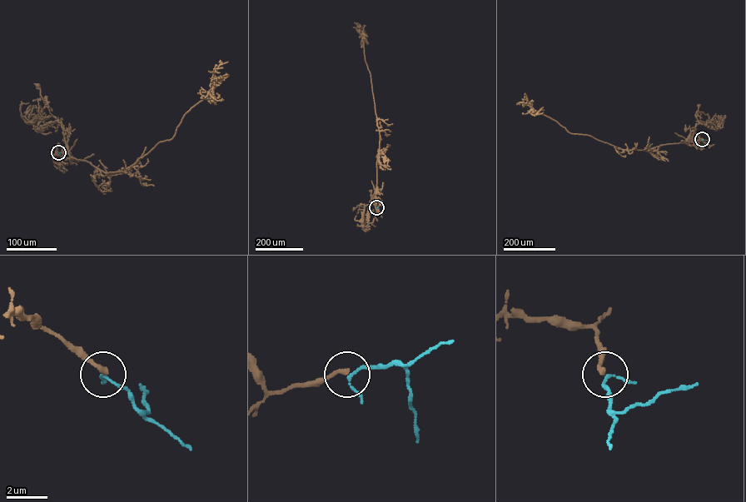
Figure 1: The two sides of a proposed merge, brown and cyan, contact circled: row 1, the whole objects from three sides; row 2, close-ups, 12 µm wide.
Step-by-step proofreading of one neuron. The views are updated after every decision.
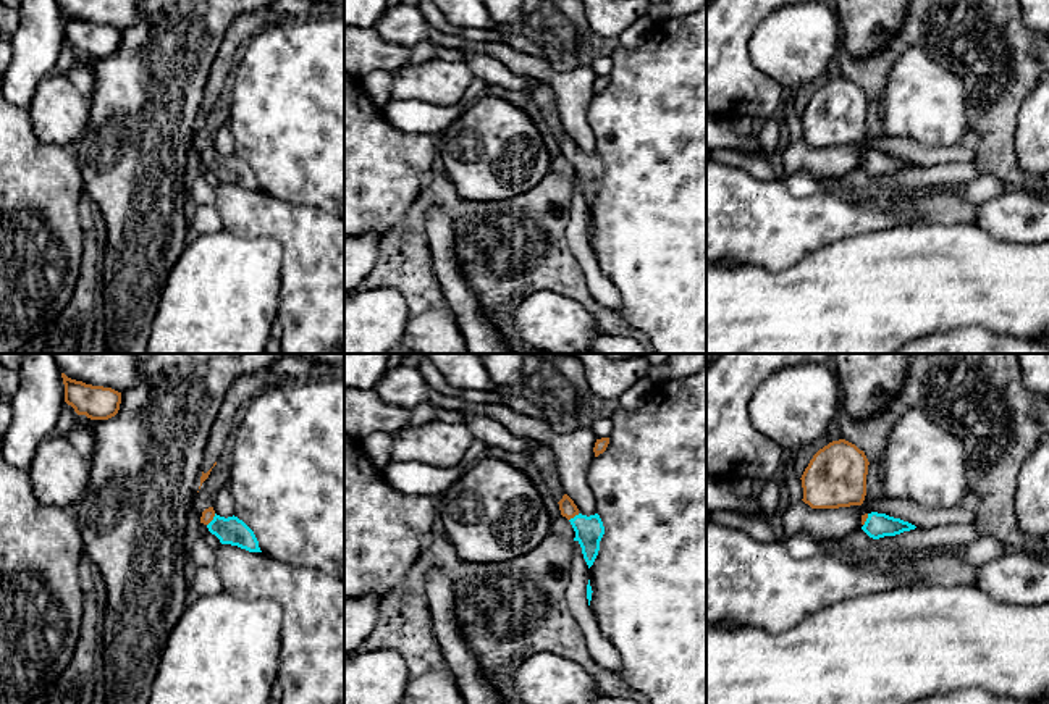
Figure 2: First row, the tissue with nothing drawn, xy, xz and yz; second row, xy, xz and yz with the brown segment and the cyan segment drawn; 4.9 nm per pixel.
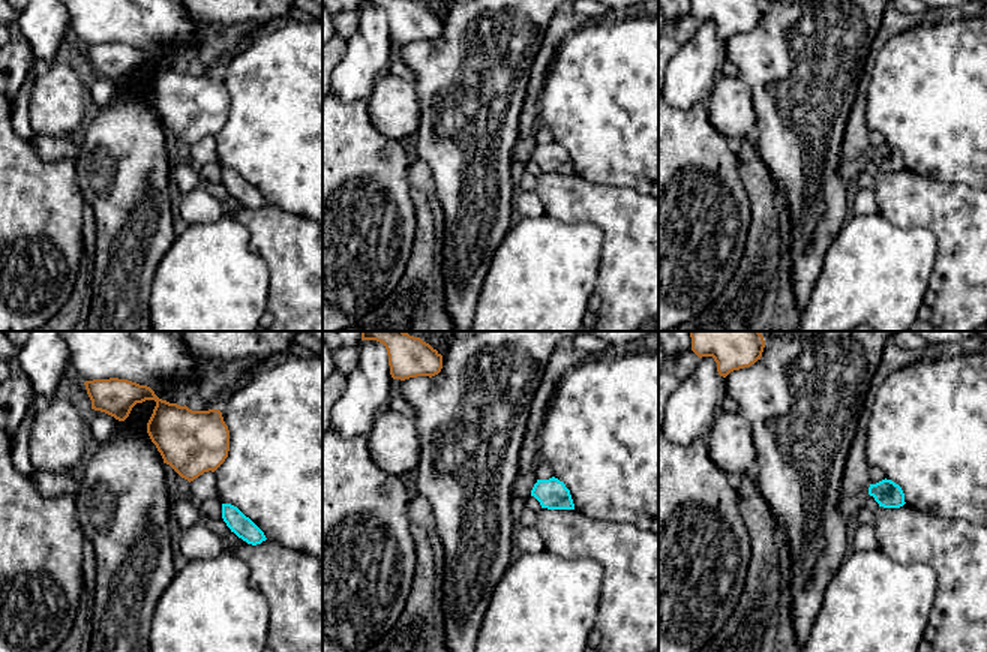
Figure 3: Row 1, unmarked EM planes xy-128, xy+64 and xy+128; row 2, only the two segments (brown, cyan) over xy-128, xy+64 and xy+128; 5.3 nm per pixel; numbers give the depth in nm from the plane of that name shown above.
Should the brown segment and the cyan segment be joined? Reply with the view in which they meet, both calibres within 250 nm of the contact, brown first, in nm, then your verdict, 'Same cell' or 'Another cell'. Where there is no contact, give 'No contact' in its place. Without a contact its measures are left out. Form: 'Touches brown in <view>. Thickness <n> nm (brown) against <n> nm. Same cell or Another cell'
Touches brown in xy. Thickness 60 nm (brown) against 140 nm. Same cell

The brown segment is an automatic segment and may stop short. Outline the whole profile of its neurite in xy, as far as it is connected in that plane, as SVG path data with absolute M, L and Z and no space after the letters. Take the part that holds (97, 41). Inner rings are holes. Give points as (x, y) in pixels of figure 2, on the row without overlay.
M61 11L65 23L65 40L74 47L78 53L91 58L108 58L120 48L121 31L76 19Z

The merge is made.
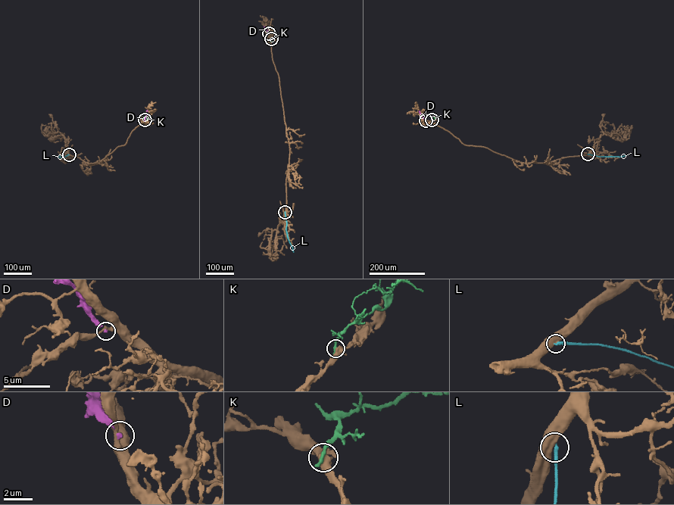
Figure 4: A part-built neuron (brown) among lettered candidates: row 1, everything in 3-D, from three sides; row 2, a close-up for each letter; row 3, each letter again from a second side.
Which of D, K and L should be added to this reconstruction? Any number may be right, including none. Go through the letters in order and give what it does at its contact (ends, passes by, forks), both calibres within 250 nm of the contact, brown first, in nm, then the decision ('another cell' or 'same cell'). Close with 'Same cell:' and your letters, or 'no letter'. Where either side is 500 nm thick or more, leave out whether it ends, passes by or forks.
D: it ends; calibres 300 and 200 nm; another cell
K: it ends; calibres 400 and 320 nm; another cell
L: calibres 550 and 240 nm; another cell
Same cell: no letter

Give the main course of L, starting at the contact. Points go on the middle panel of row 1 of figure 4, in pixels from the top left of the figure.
L: (285, 212), (287, 235), (293, 252)

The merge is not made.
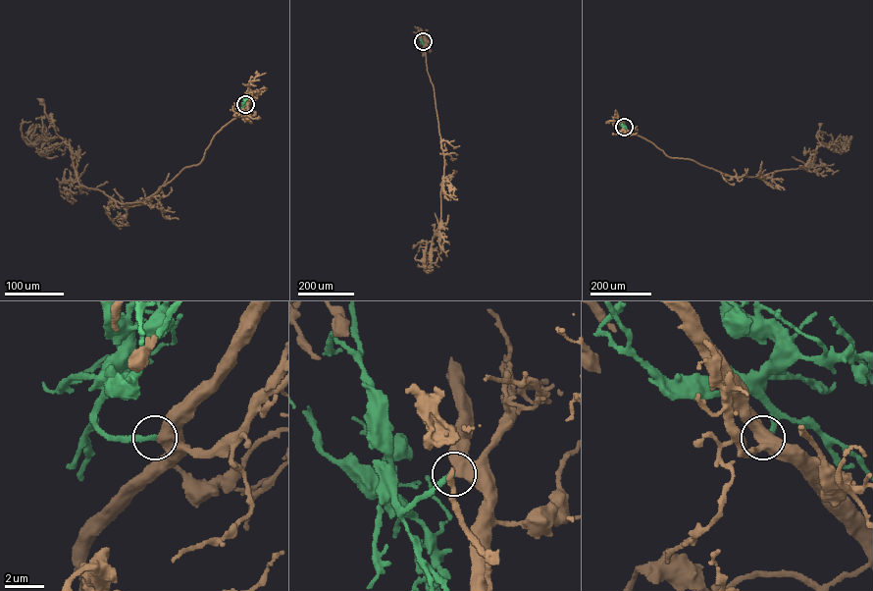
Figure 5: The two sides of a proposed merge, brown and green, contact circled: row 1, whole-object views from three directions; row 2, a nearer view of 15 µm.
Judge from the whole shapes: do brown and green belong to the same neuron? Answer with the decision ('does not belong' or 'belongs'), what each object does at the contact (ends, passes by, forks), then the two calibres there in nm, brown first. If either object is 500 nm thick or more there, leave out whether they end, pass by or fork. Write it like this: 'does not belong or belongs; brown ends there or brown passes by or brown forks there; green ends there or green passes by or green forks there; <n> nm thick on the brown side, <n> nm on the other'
belongs; 650 nm thick on the brown side, 240 nm on the other

